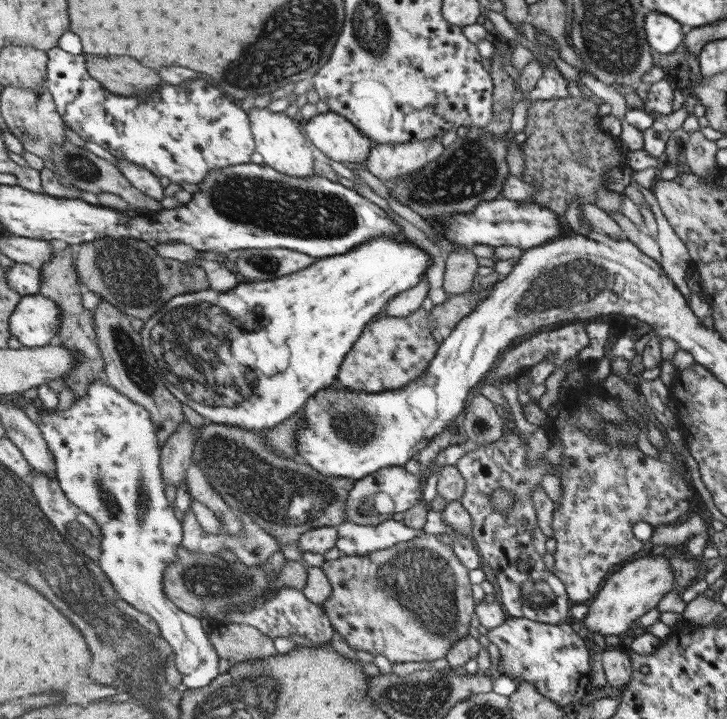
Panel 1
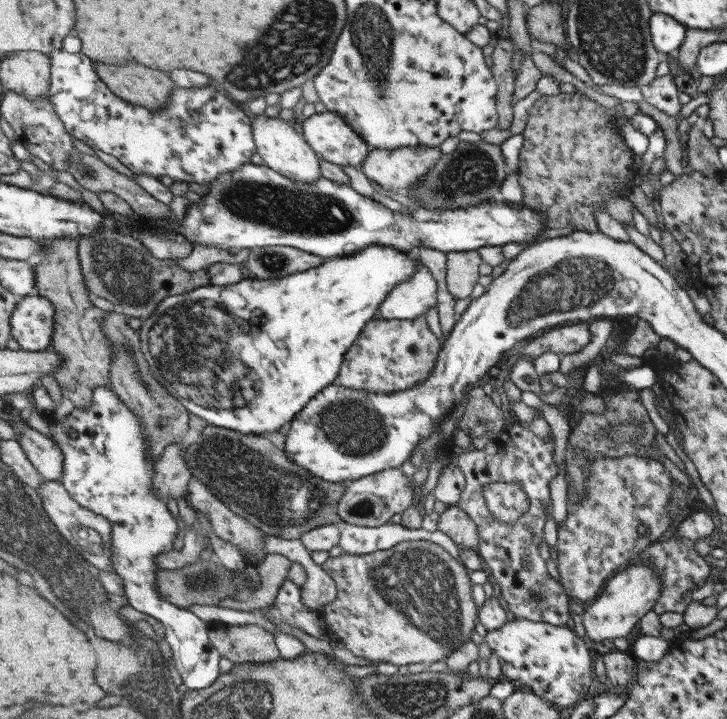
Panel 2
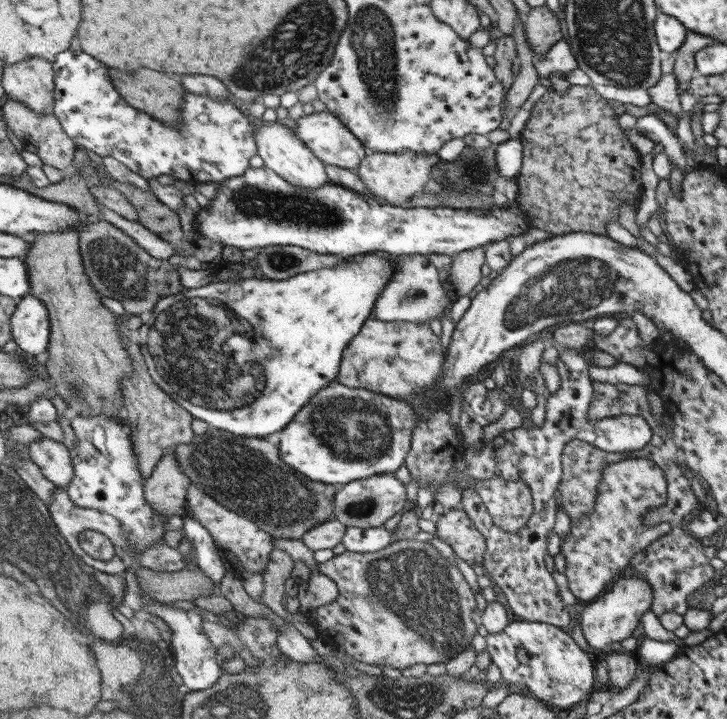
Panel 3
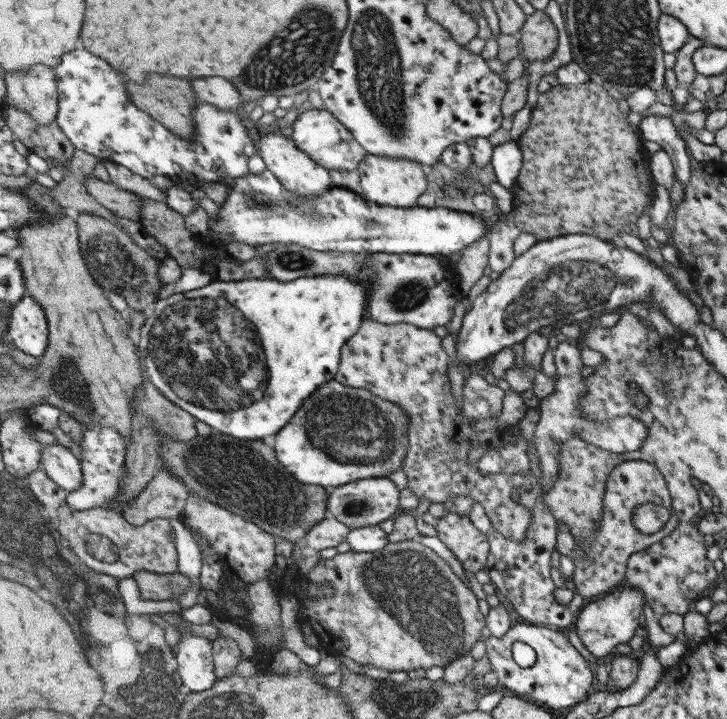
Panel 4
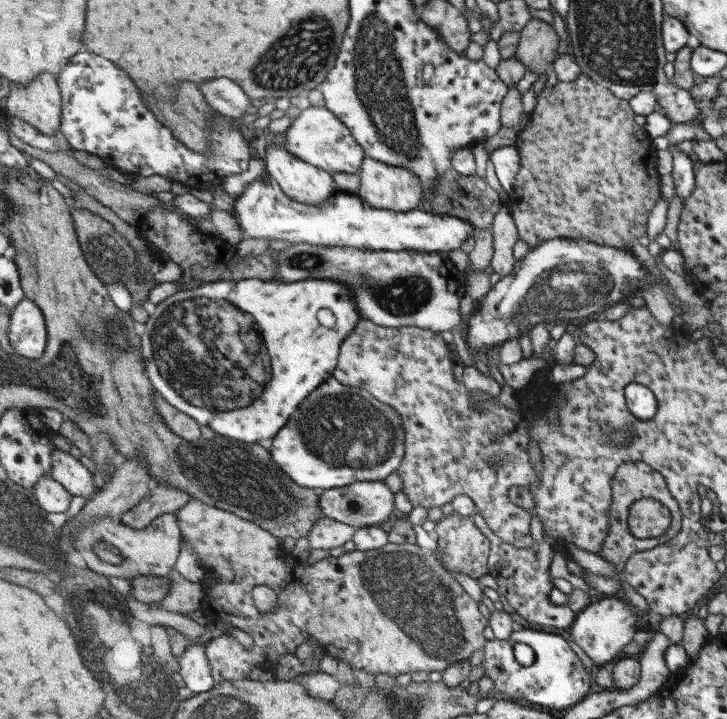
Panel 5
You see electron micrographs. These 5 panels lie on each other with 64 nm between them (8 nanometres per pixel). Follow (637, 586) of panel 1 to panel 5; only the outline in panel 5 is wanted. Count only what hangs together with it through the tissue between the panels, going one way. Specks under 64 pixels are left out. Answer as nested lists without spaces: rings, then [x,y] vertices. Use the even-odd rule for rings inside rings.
[[[613,596],[603,598],[595,604],[589,604],[581,612],[577,612],[577,618],[571,622],[569,628],[569,638],[573,644],[577,644],[585,656],[595,664],[595,666],[605,666],[609,662],[615,662],[623,656],[623,648],[633,642],[633,636],[637,634],[637,622],[635,616],[631,614],[631,604],[627,606],[621,600],[615,600]]]

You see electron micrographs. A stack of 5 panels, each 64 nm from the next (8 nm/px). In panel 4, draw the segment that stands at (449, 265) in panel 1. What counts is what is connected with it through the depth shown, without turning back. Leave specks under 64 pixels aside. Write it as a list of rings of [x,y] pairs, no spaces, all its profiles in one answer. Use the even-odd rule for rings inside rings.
[[[487,234],[461,252],[461,258],[459,258],[459,264],[455,270],[459,272],[459,284],[463,286],[463,294],[473,292],[473,284],[483,276],[483,268],[489,266],[487,256],[489,256]]]

